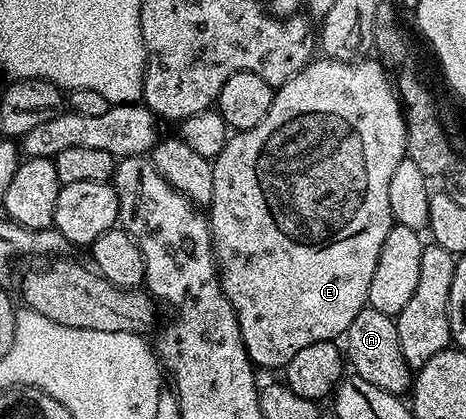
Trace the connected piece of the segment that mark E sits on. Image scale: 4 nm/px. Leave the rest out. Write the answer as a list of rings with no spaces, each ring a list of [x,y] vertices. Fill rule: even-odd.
[[[325,58],[311,59],[306,67],[276,89],[272,98],[272,106],[268,106],[268,114],[264,114],[264,118],[260,122],[256,122],[256,126],[252,126],[243,132],[235,131],[227,139],[224,150],[220,150],[220,154],[214,157],[212,161],[212,202],[208,205],[208,219],[210,221],[210,233],[214,239],[214,258],[218,261],[218,275],[222,277],[222,289],[236,314],[246,353],[255,369],[285,369],[286,364],[292,362],[292,358],[296,358],[296,354],[300,354],[300,350],[304,350],[304,346],[312,346],[312,342],[337,341],[339,338],[345,337],[348,326],[352,326],[352,318],[356,318],[356,314],[360,314],[360,310],[367,307],[368,286],[372,286],[372,274],[376,274],[376,262],[380,262],[380,249],[384,246],[384,238],[388,238],[388,230],[395,225],[392,206],[388,206],[388,182],[392,182],[392,174],[396,171],[396,166],[400,166],[400,162],[407,159],[404,105],[399,93],[397,91],[394,93],[394,88],[390,85],[390,80],[386,77],[385,71],[387,72],[387,69],[374,58],[363,58],[353,62],[348,60],[327,60]]]

